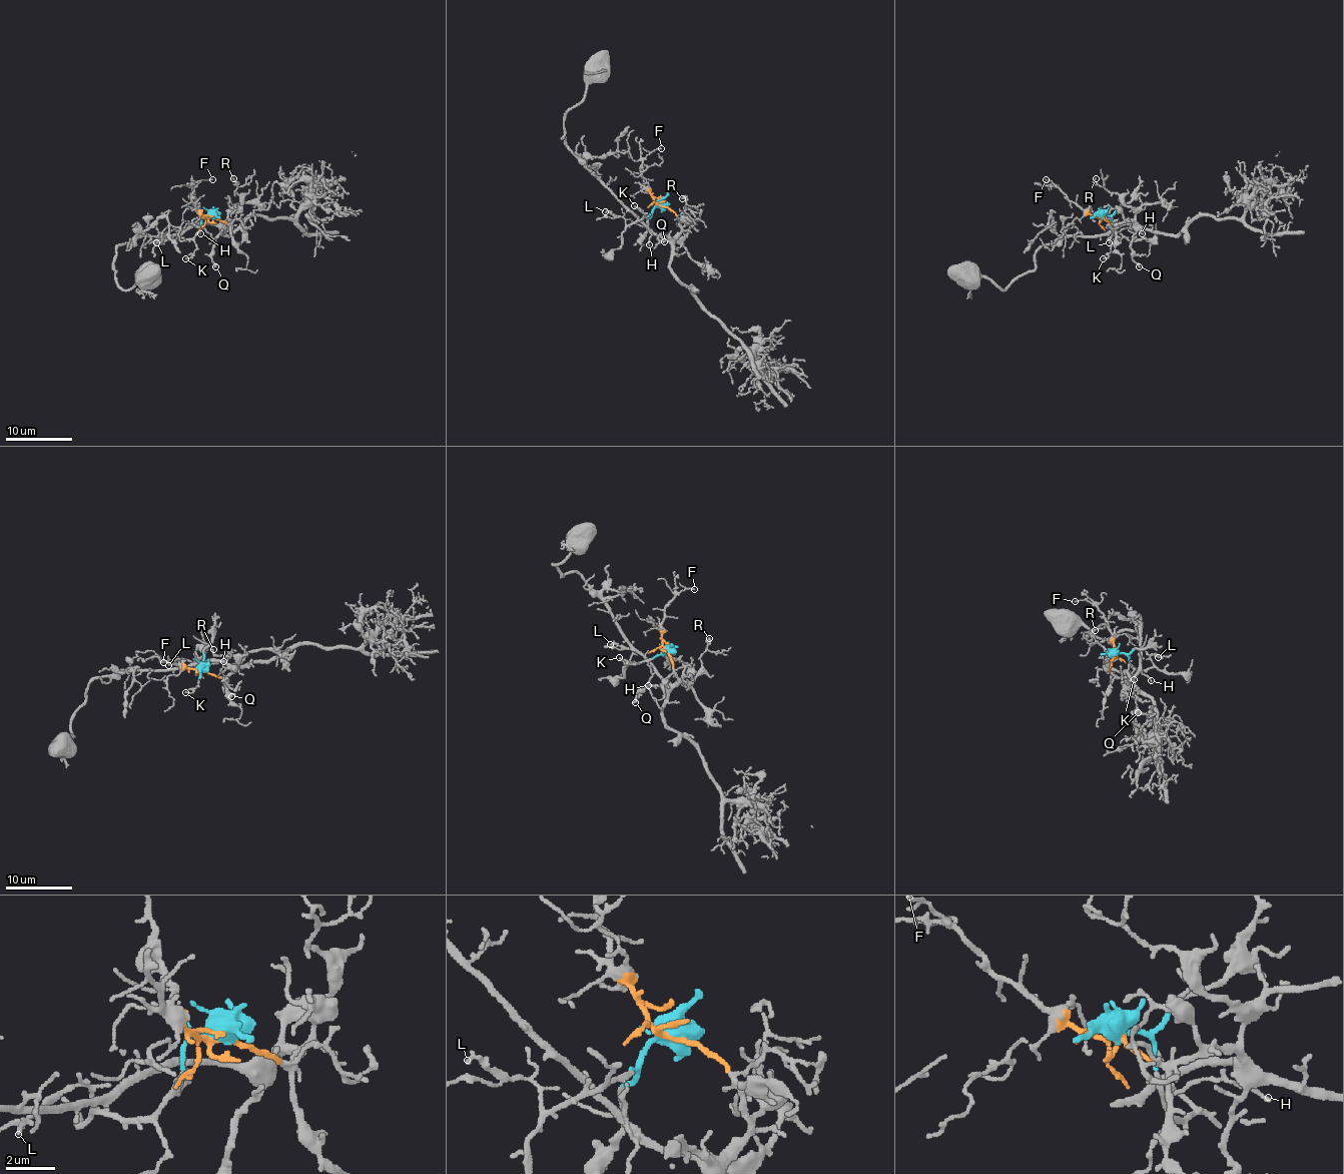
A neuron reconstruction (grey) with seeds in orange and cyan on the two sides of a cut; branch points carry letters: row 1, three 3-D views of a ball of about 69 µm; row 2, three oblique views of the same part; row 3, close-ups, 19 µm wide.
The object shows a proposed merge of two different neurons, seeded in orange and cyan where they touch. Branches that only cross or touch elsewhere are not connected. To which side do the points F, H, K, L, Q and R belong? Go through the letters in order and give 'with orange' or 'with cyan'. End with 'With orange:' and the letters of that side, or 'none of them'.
F: with orange
H: with cyan
K: with cyan
L: with cyan
Q: with orange
R: with orange
With orange: F, Q, R

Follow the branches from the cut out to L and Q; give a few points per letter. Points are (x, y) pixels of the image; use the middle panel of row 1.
L: (660, 205), (640, 220), (628, 223), (605, 212)
Q: (660, 205), (668, 207), (675, 213), (681, 228), (671, 236), (660, 235), (665, 241)

